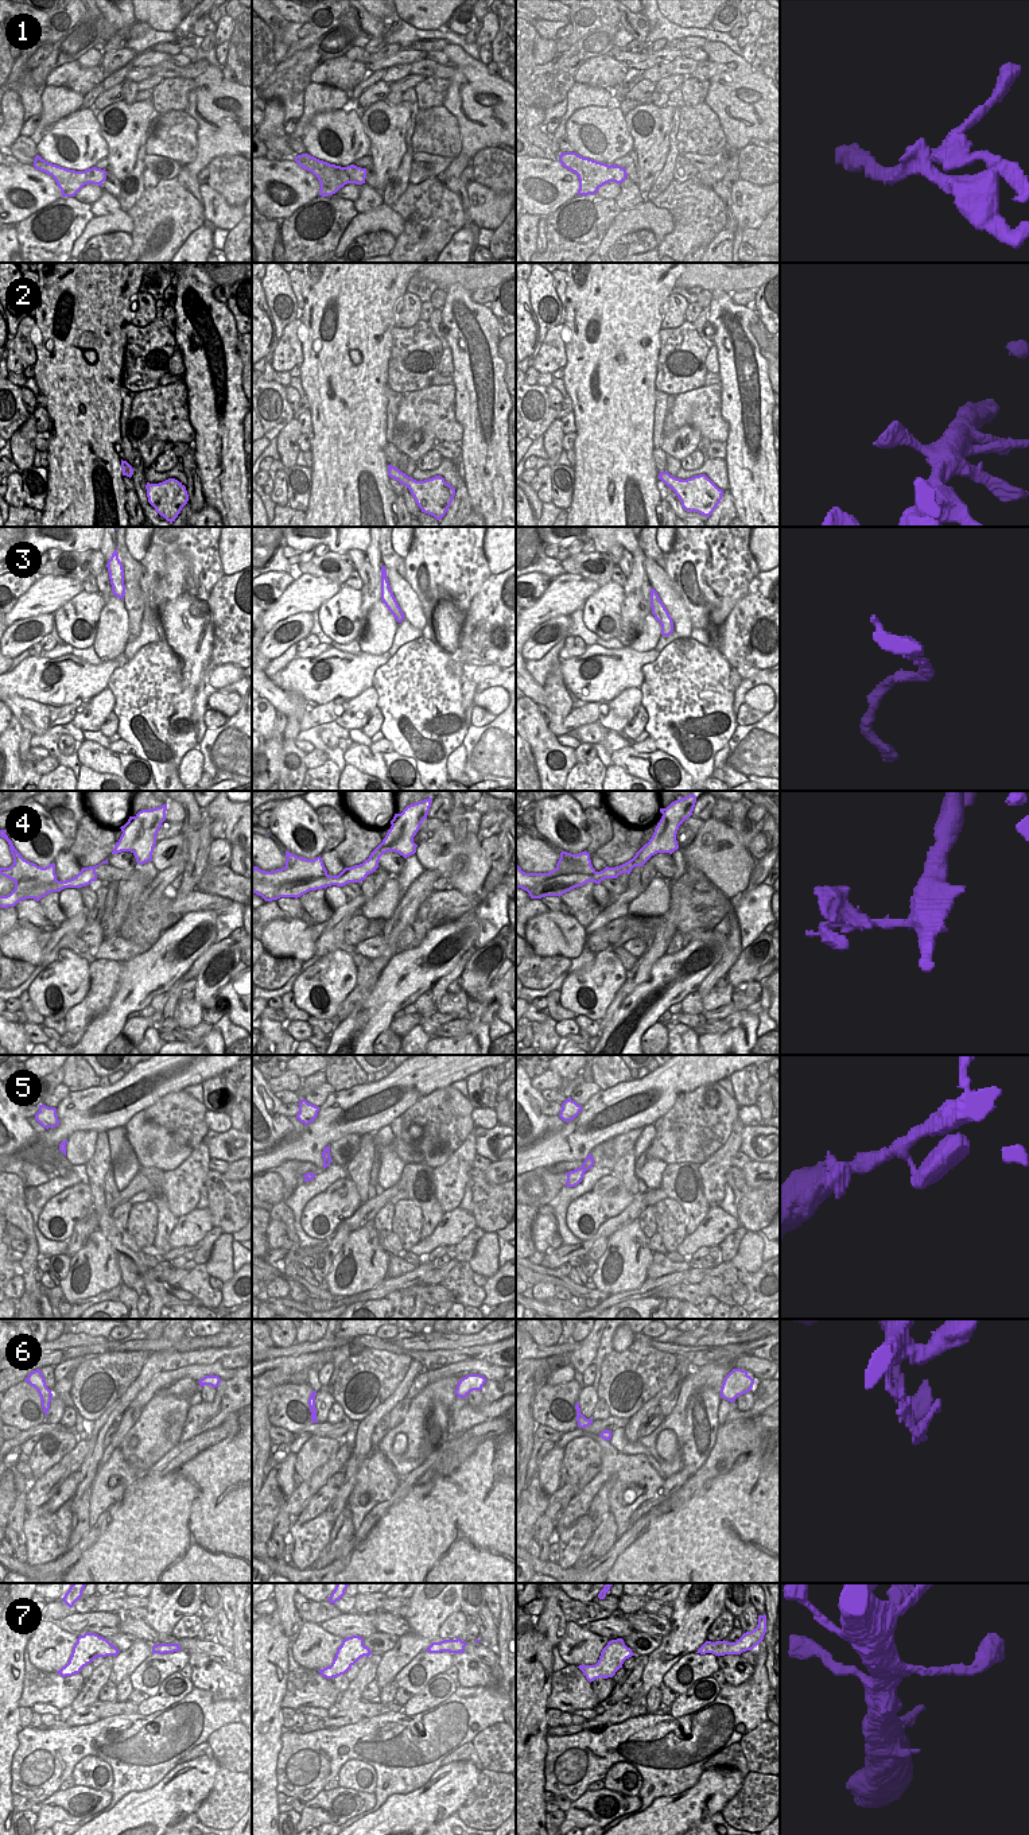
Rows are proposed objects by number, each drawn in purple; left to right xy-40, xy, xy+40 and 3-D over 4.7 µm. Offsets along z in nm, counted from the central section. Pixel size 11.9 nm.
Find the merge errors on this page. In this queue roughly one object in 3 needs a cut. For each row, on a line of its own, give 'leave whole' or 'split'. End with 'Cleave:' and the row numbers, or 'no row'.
1: split
2: leave whole
3: leave whole
4: split
5: leave whole
6: leave whole
7: leave whole
Cleave: 1, 4

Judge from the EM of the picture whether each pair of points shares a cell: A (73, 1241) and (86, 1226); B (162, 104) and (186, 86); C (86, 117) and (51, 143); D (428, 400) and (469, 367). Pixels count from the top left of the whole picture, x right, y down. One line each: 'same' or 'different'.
A: same
B: same
C: same
D: different

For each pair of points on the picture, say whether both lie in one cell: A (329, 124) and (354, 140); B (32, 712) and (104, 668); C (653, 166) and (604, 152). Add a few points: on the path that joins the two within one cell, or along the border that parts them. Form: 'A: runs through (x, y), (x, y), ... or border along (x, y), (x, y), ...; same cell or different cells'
A: runs through (336, 131), (348, 140); same cell
B: border along (14, 697), (30, 698), (47, 707); different cells
C: border along (624, 117), (633, 148); different cells

